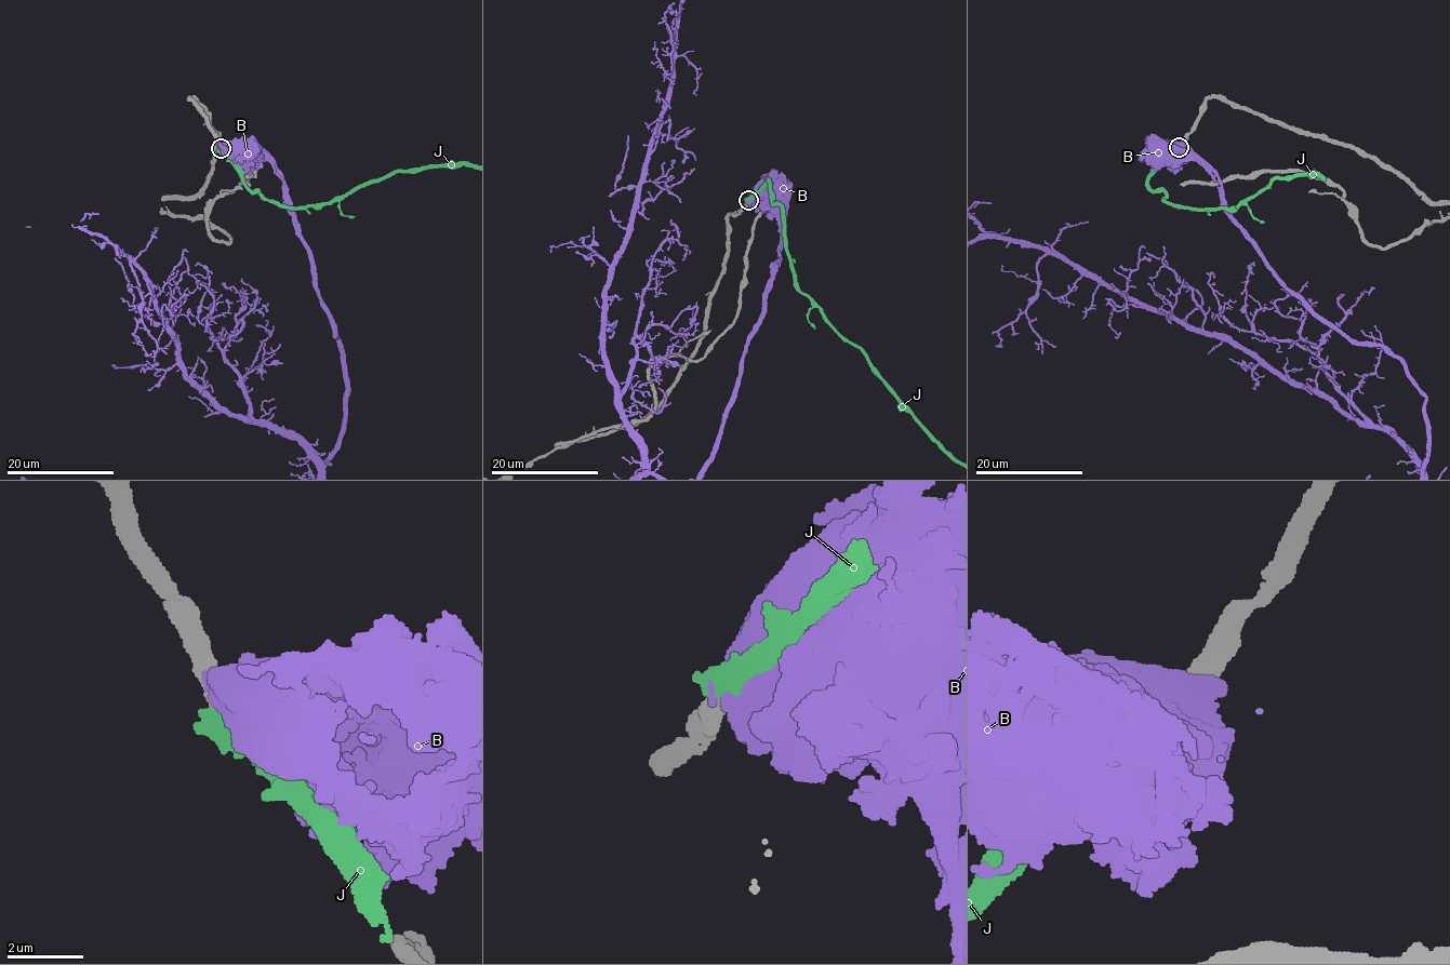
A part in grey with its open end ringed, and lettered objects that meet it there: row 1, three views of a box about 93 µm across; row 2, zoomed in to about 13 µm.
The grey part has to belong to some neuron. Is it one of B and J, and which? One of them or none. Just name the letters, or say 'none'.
J

